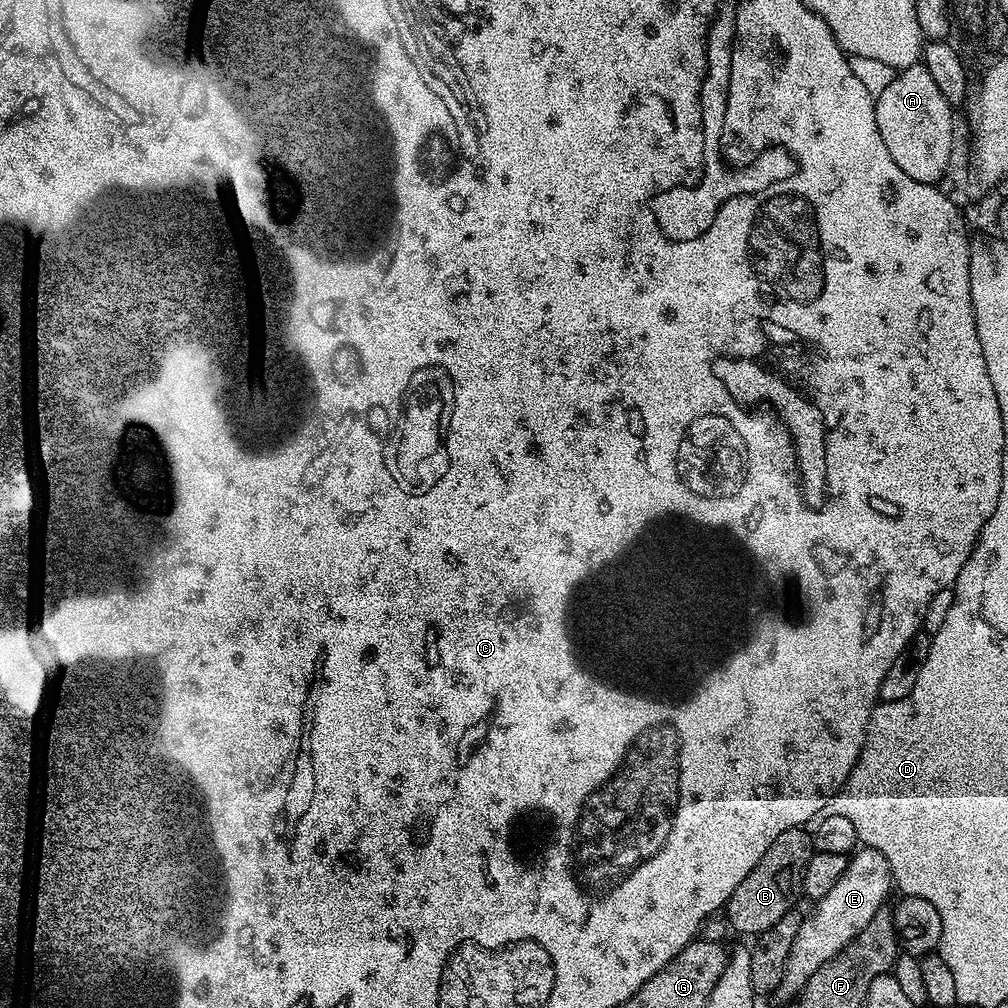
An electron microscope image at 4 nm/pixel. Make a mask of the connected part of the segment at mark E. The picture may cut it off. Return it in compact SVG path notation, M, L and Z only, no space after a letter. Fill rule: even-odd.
M857 847L854 855L846 866L846 874L838 878L838 883L826 893L826 898L815 901L816 908L805 915L802 926L798 930L798 938L794 938L794 946L790 946L790 958L786 958L786 970L780 980L779 991L795 997L803 988L804 983L830 958L837 954L852 941L862 930L866 930L870 918L885 907L888 895L894 892L892 871L888 868L886 858L873 848Z

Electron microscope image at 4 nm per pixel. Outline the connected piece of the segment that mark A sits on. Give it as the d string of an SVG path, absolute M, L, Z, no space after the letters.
M917 62L910 68L895 73L896 76L875 97L876 121L890 150L890 158L898 162L898 167L910 178L923 184L936 184L948 168L952 156L952 112L953 105L942 98L934 78Z

